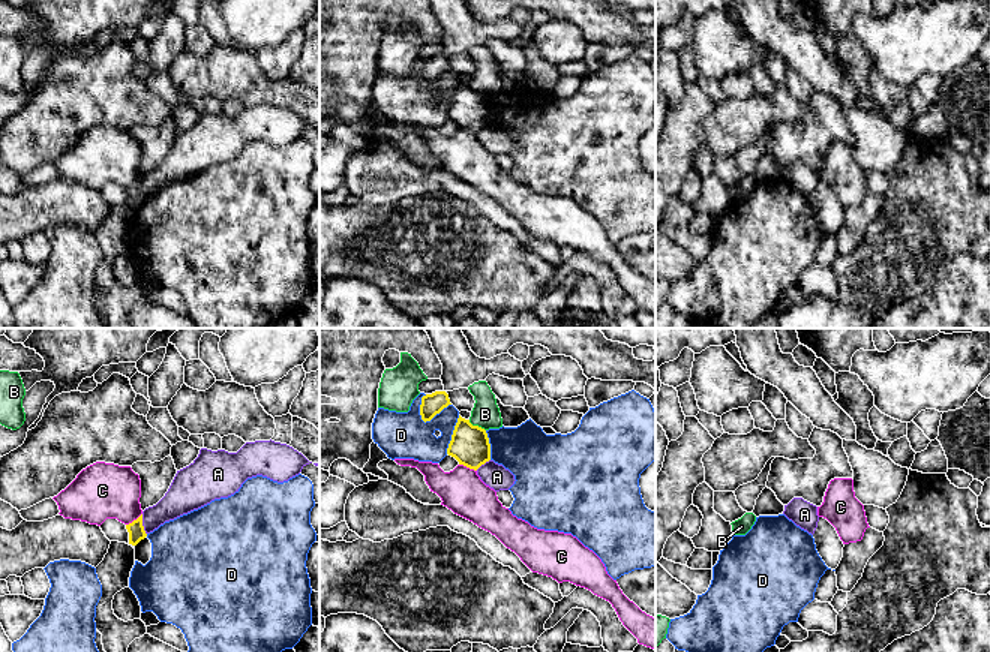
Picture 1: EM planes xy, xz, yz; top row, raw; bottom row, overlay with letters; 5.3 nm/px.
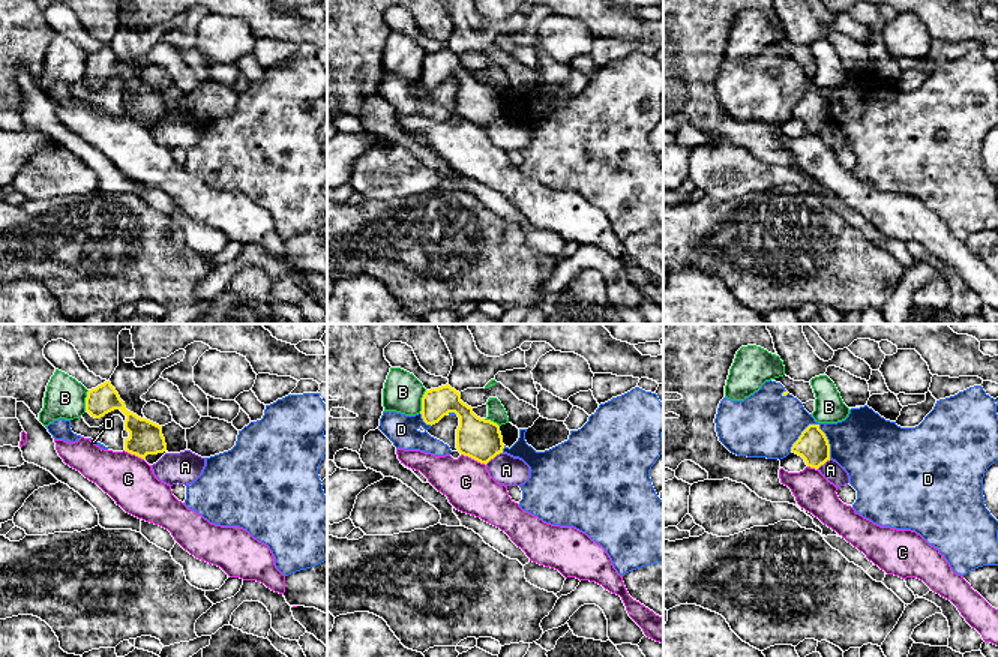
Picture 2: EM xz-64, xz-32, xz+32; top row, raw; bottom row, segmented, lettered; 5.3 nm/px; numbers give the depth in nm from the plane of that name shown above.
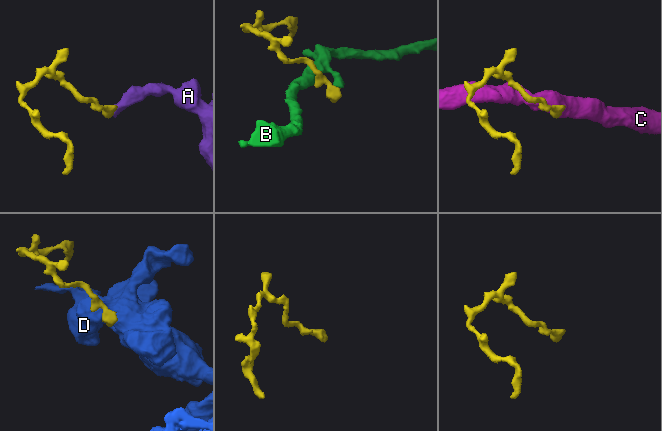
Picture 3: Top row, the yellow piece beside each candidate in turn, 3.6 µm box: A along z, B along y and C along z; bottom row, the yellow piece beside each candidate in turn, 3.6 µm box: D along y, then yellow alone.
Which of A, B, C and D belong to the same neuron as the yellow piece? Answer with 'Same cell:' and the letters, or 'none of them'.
Same cell: A

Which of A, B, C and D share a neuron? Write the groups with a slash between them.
A / B / C / D

